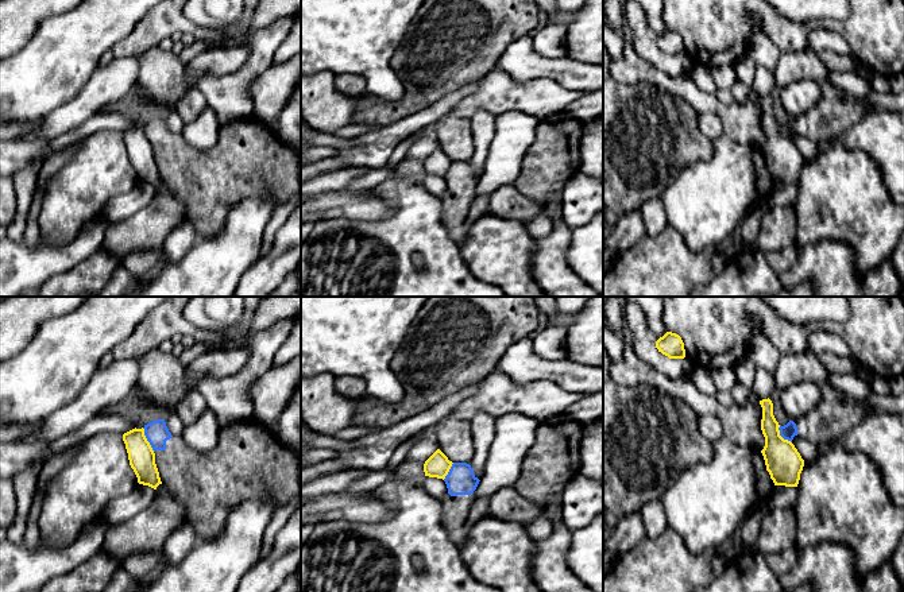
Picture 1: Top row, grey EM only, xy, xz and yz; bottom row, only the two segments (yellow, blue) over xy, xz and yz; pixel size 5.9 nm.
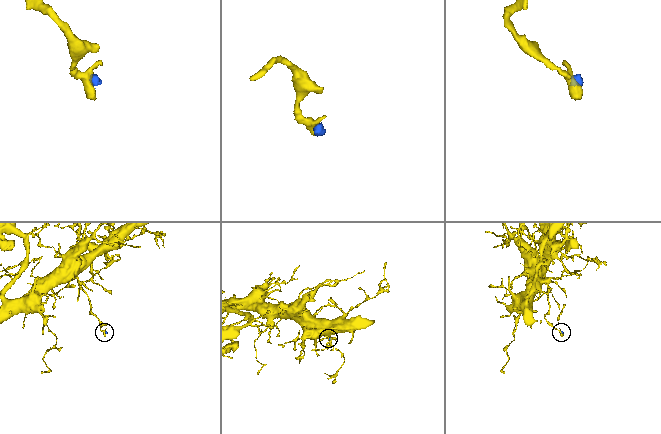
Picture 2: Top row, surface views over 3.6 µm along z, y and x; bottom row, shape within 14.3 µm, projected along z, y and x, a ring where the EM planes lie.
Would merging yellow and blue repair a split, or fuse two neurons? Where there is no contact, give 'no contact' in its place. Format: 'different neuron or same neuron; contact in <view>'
different neuron; contact in xy

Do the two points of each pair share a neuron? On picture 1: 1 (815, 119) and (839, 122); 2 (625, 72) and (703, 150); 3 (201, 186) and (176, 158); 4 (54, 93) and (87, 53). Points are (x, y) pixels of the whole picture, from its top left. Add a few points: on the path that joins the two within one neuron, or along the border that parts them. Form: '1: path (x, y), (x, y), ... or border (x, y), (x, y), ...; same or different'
1: path (821, 119), (823, 122), (834, 122); same
2: border (665, 91), (676, 97); different
3: path (194, 180), (180, 165); same
4: path (55, 84), (77, 62); same

